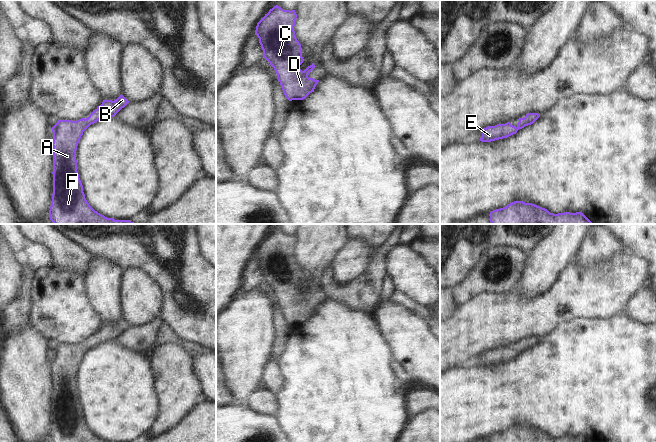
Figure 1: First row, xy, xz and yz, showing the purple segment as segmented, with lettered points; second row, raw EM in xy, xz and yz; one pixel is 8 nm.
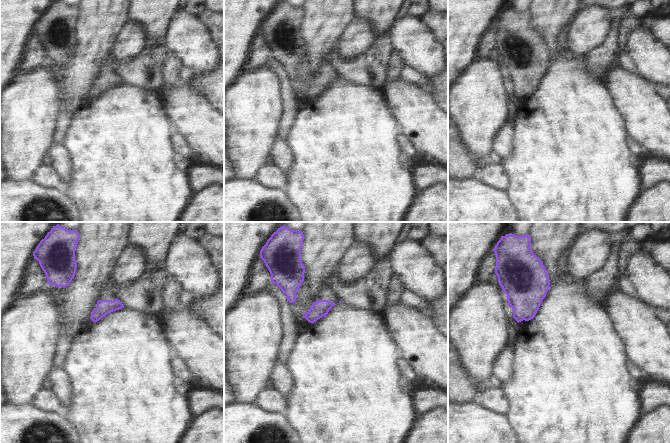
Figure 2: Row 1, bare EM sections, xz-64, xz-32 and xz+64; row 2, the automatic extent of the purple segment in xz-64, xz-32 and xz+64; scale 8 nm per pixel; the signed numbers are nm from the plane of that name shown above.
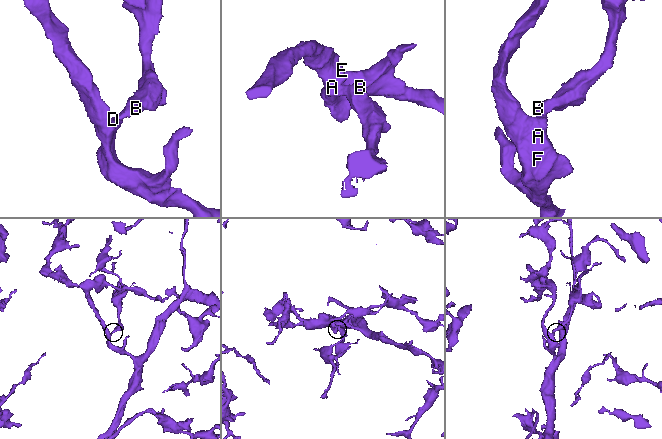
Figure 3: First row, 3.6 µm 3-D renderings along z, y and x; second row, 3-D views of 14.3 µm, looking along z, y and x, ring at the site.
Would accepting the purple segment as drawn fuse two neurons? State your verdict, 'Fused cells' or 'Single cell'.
Single cell.

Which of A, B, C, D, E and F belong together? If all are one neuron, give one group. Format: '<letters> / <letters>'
A B C D E F

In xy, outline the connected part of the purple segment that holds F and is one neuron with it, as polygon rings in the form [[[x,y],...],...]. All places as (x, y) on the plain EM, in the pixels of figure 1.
[[[122,318],[114,325],[103,324],[89,339],[77,345],[58,344],[52,351],[53,356],[53,418],[49,434],[49,442],[107,442],[95,435],[87,426],[83,416],[83,409],[77,395],[76,374],[83,356],[95,346],[114,341],[129,327]]]

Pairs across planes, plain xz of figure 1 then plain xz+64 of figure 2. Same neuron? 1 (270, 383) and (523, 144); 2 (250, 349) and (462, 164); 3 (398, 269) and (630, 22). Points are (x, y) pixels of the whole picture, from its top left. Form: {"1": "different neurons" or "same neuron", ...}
{"1": "different neurons", "2": "different neurons", "3": "different neurons"}

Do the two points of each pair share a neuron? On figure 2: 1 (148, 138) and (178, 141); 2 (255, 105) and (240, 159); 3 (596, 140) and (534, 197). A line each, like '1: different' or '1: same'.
1: different
2: same
3: same

